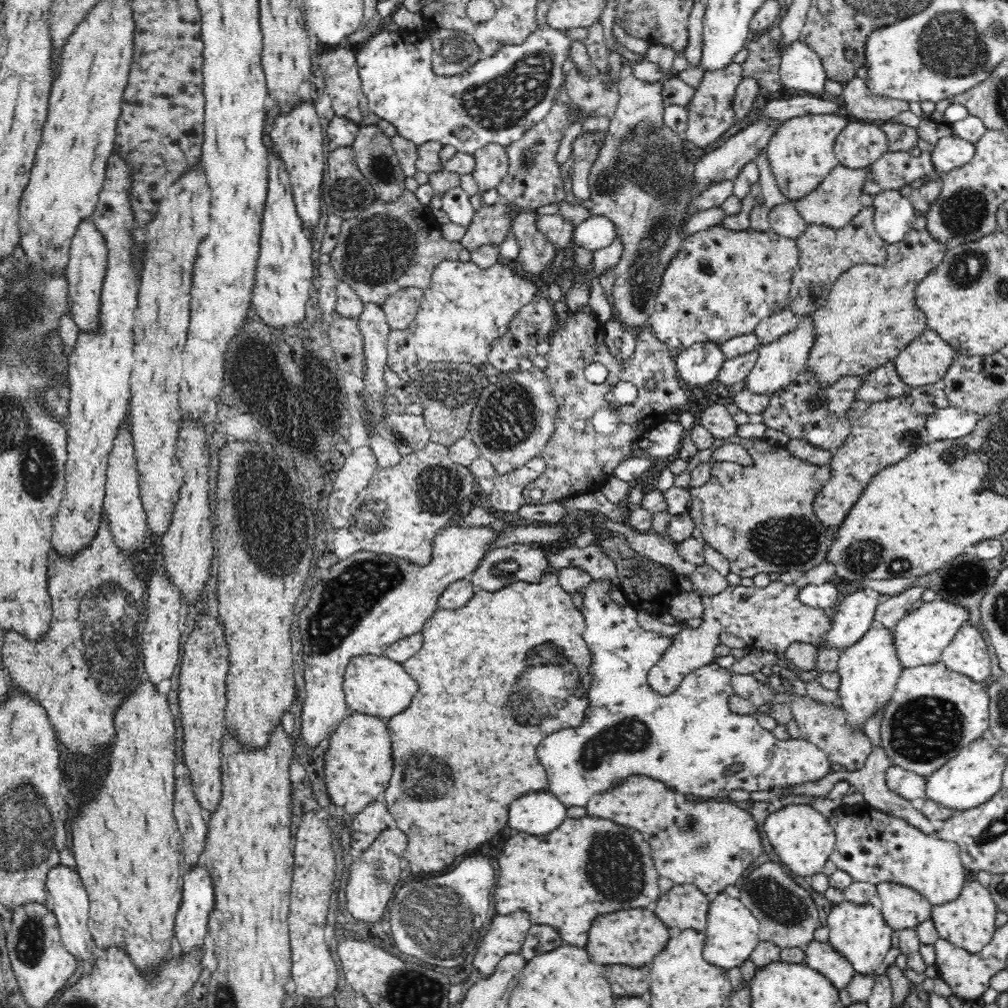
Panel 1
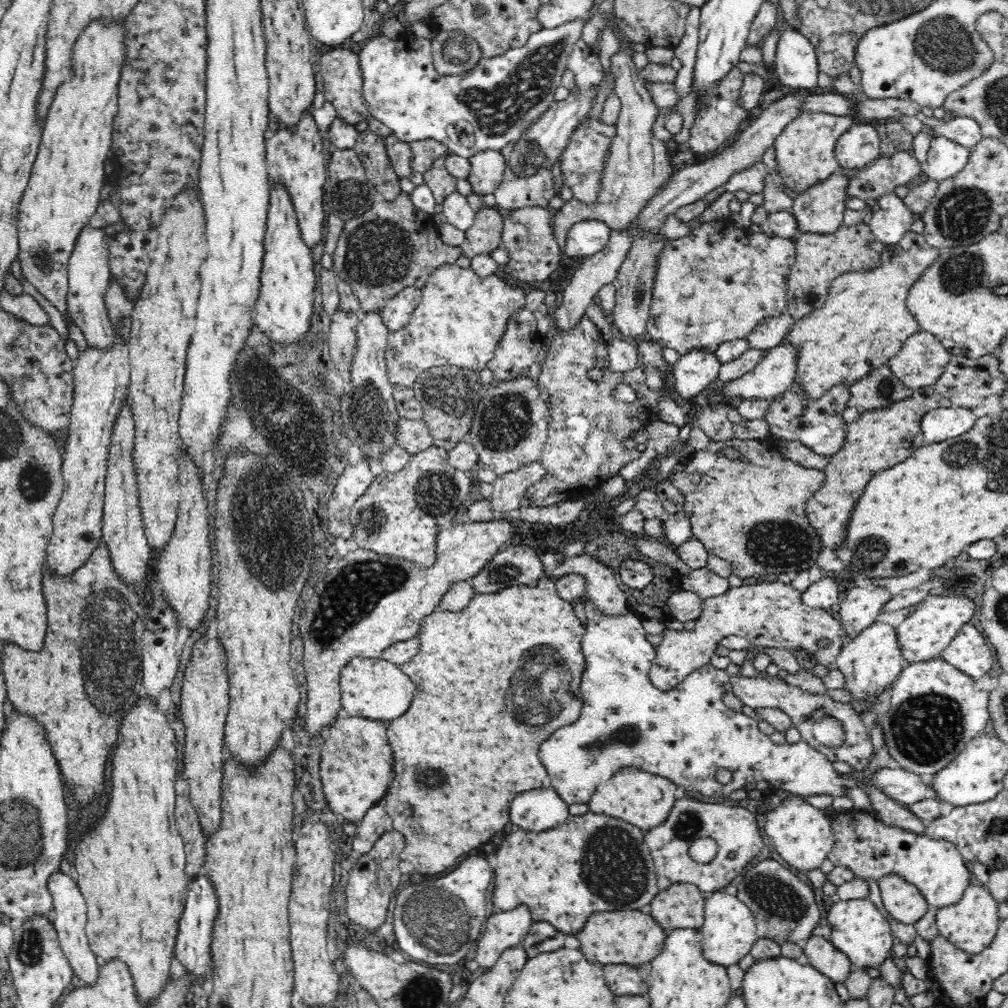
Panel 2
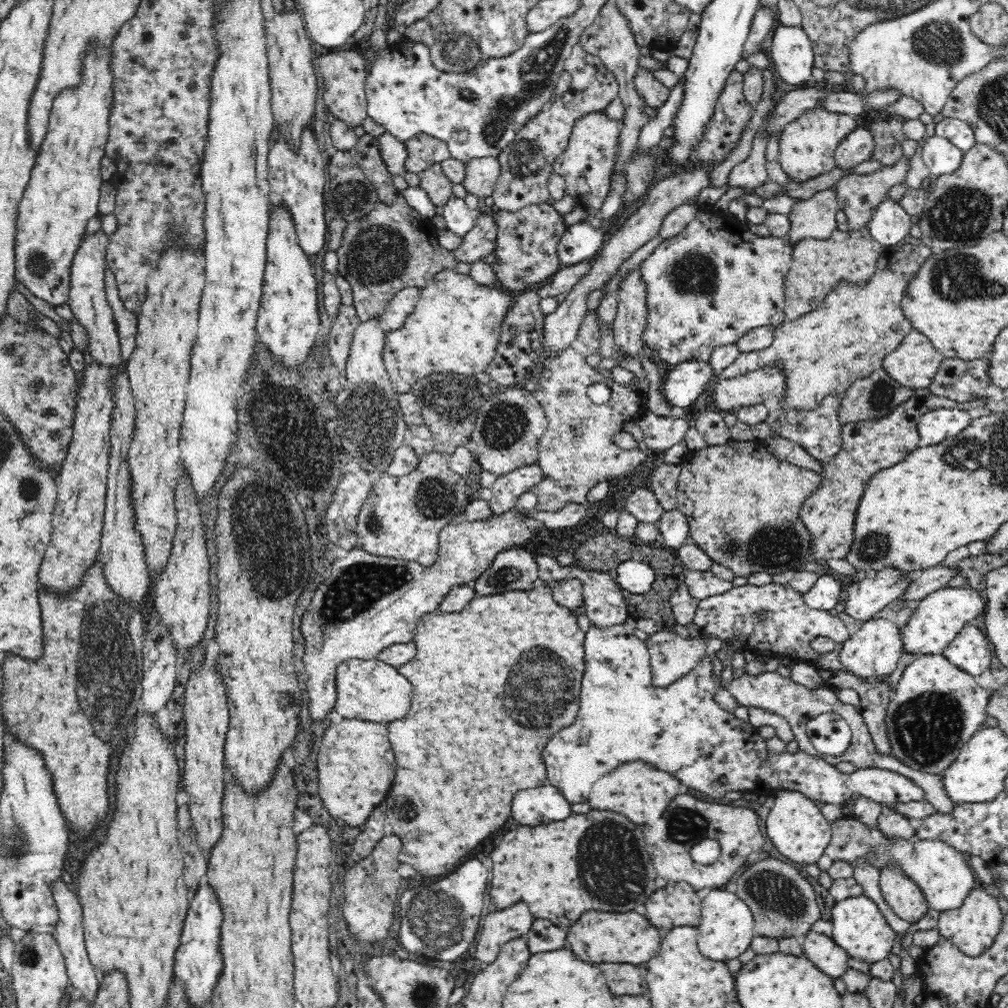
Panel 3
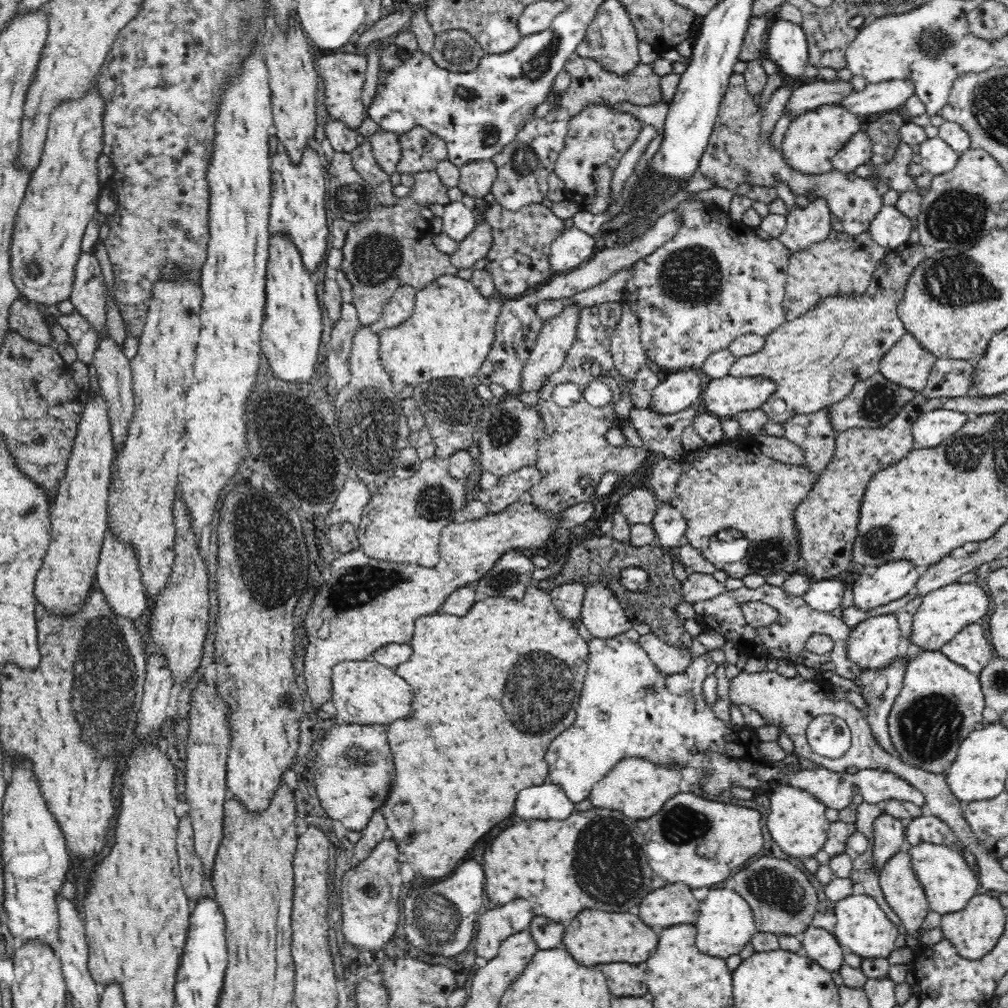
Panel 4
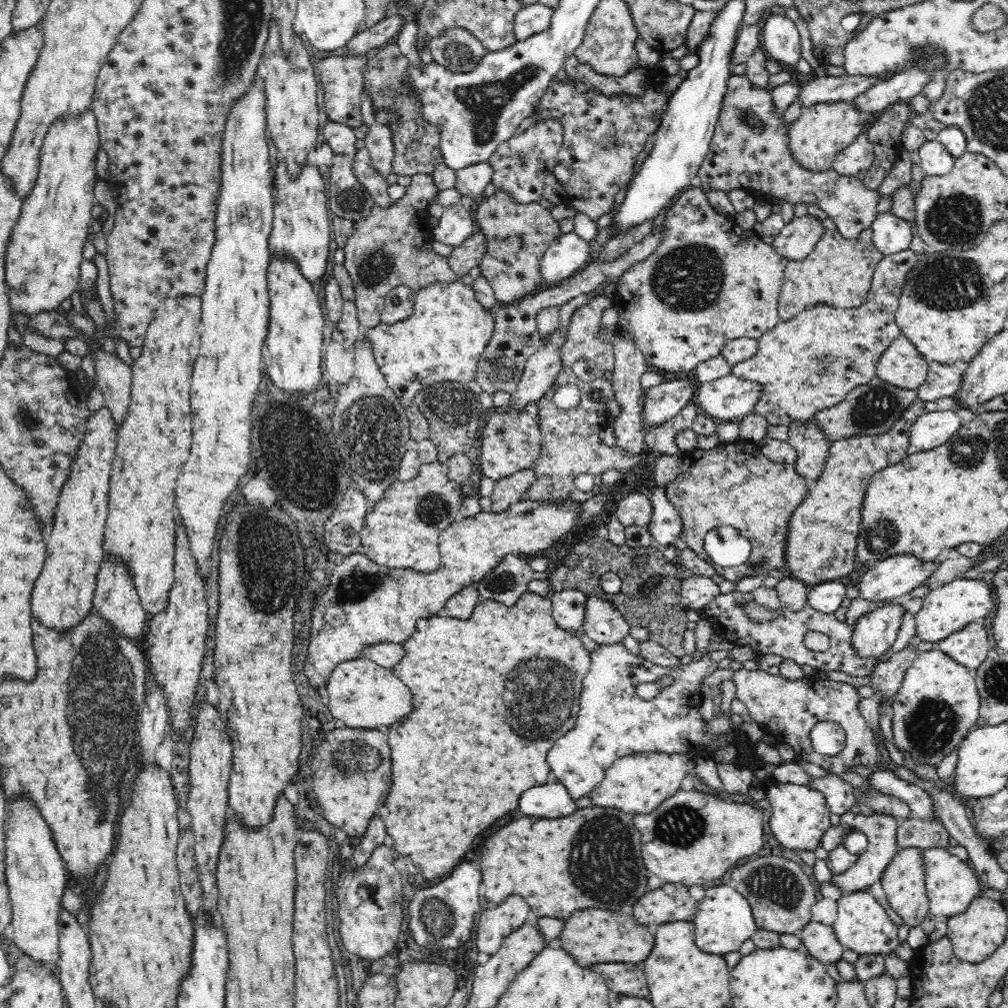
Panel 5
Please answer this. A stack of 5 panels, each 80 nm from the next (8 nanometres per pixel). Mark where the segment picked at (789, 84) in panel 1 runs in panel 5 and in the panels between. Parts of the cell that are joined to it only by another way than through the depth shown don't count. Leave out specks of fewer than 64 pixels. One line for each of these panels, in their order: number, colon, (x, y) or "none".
2: (796, 64)
3: (790, 49)
4: (786, 45)
5: (780, 40)

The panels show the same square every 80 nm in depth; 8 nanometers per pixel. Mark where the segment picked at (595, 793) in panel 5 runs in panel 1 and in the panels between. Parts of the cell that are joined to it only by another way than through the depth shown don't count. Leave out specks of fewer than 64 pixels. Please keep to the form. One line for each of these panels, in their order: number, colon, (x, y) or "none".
1: (648, 806)
2: (644, 801)
3: (636, 790)
4: (637, 788)

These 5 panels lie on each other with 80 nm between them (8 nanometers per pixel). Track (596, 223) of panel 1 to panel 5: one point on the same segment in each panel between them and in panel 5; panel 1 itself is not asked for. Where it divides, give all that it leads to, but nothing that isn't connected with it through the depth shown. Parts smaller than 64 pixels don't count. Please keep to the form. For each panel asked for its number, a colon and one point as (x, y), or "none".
2: (585, 238)
3: (580, 242)
4: (574, 247)
5: (568, 253)

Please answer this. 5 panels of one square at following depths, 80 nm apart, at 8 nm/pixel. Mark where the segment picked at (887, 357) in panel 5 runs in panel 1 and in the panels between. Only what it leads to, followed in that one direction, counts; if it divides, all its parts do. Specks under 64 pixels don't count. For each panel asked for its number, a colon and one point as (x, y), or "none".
1: (927, 360)
2: (922, 360)
3: (915, 363)
4: (909, 364)

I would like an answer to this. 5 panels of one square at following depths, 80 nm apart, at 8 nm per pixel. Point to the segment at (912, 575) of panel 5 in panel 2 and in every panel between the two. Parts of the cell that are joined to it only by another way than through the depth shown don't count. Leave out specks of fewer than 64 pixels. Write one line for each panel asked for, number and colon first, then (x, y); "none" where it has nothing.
2: (859, 610)
3: (866, 598)
4: (892, 580)

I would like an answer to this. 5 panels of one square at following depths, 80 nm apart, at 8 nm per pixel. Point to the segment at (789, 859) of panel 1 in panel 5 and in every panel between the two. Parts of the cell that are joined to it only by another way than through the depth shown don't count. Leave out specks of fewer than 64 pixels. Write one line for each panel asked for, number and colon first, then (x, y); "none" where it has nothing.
2: (803, 837)
3: (795, 824)
4: (797, 822)
5: (800, 817)

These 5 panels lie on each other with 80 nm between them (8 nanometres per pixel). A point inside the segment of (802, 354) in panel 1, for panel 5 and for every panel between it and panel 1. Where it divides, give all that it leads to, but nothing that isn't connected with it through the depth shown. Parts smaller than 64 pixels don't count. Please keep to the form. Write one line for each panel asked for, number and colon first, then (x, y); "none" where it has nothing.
2: (776, 370)
3: (769, 380)
4: (728, 396)
5: (727, 398)

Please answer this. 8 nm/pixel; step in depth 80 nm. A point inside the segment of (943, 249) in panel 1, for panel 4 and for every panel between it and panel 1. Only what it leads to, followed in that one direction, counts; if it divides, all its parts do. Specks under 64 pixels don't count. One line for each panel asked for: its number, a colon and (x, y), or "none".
2: (865, 321)
3: (858, 325)
4: (816, 359)

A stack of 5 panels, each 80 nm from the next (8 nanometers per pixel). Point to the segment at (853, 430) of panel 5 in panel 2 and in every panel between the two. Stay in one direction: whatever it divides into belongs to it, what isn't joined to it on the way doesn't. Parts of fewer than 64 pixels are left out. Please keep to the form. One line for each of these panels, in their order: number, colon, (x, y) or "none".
2: (881, 387)
3: (875, 395)
4: (871, 402)

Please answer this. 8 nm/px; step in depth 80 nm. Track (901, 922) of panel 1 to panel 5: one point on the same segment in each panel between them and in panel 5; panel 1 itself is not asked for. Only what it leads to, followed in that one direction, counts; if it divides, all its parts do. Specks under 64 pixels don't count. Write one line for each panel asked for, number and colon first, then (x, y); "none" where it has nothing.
2: (904, 903)
3: (906, 900)
4: (902, 891)
5: (903, 882)

